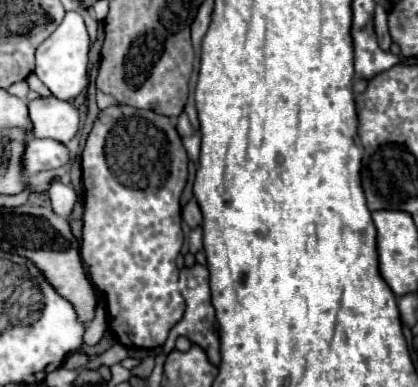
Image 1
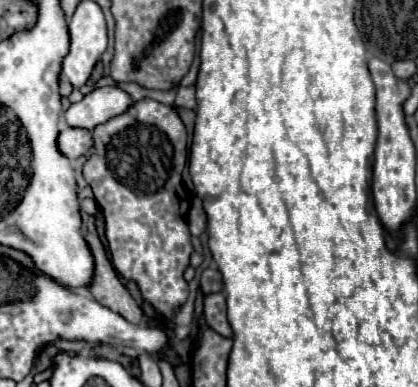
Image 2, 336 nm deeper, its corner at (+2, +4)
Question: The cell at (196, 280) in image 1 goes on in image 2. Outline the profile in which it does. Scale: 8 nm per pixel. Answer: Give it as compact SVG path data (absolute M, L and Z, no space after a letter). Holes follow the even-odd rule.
M221 292L207 294L203 300L203 316L211 330L221 334L223 338L231 338L231 326L225 316L225 296Z

